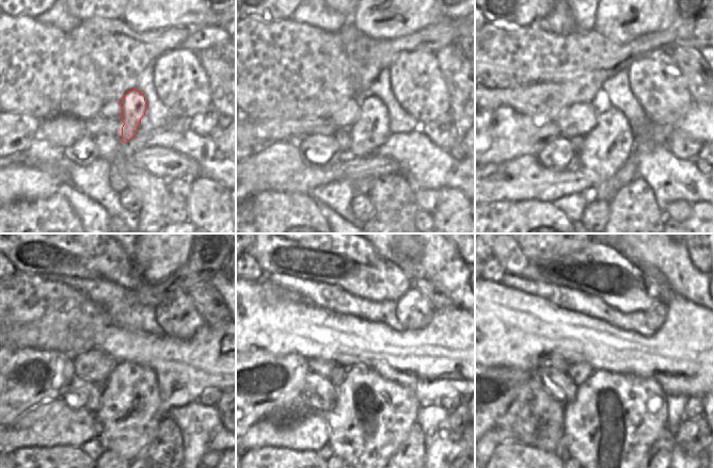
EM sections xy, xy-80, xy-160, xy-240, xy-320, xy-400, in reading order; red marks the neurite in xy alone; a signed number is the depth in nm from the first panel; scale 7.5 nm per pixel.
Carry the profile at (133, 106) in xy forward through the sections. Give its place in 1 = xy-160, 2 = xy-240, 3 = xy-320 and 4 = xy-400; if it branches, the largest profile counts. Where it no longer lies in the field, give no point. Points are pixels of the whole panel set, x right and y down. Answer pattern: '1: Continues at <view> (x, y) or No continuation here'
1: Continues at xy-160 (609, 145)
2: Continues at xy-240 (128, 410)
3: Continues at xy-320 (373, 416)
4: Continues at xy-400 (615, 418).

